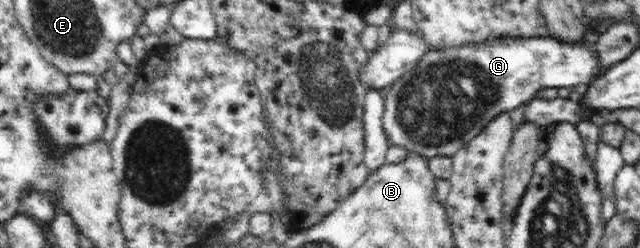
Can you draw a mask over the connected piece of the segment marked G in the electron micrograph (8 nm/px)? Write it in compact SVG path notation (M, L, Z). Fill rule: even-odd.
M495 38L483 44L467 44L457 48L431 49L409 72L388 88L384 88L383 128L393 146L402 146L412 153L433 158L452 157L461 147L475 138L489 122L501 112L515 110L535 99L535 94L545 88L571 90L580 84L589 84L605 72L595 53L589 49L589 40L581 43L565 43L548 38Z

